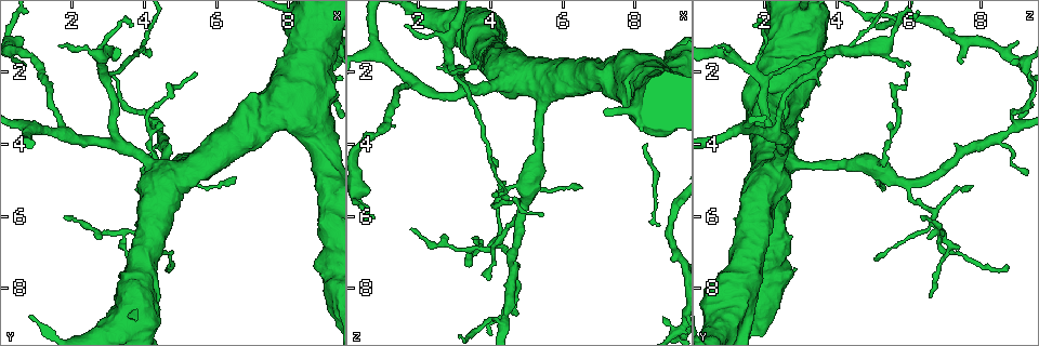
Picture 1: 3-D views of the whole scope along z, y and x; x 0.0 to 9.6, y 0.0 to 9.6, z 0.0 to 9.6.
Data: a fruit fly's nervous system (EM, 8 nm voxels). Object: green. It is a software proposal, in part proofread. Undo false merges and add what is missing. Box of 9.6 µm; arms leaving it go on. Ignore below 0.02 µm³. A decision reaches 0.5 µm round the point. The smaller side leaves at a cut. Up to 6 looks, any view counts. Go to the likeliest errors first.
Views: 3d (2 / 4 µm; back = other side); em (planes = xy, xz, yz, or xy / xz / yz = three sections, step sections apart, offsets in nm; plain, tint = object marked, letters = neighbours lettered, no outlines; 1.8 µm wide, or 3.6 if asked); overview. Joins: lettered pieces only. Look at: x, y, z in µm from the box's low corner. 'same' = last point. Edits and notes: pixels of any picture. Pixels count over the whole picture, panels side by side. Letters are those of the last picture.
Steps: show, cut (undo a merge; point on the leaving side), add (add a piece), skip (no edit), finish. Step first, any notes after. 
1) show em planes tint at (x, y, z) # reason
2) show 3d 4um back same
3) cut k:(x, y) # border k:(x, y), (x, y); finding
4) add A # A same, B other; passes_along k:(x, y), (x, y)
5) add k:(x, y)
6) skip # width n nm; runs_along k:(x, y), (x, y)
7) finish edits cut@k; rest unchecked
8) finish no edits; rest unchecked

show em planes tint at (8.80, 1.80, 8.75)

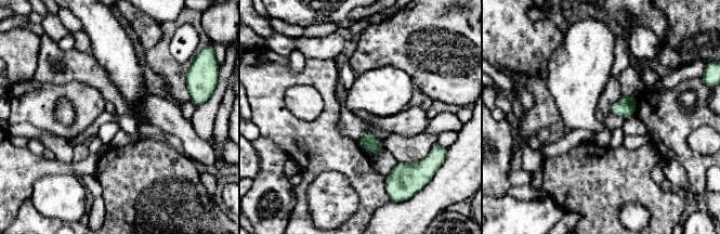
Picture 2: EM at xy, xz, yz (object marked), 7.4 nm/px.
show em planes letters same # what lies round it

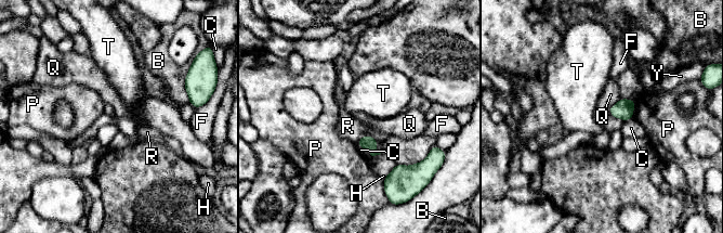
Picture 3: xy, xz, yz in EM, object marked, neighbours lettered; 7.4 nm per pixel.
skip # longest_contact R 170 nm; B other, C other, F other, H other, P other, Q other, R other, T other, Y other; none of them fits

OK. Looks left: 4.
show 3d 4um back at (0.65, 1.85, 6.00)

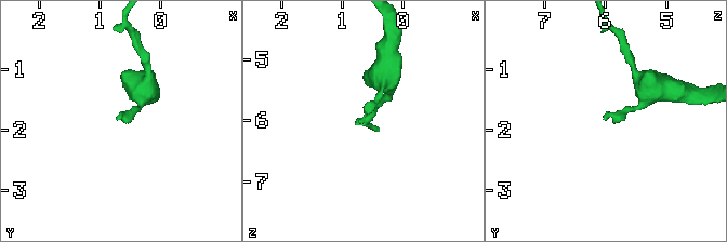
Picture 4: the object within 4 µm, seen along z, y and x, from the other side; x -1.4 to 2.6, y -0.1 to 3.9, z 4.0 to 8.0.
show em xy step 8 tint at (0.70, 1.85, 6.05) # shape alone is not enough

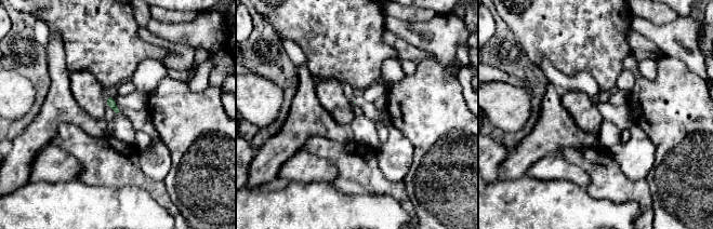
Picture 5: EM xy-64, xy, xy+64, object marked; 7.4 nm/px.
show em planes letters same

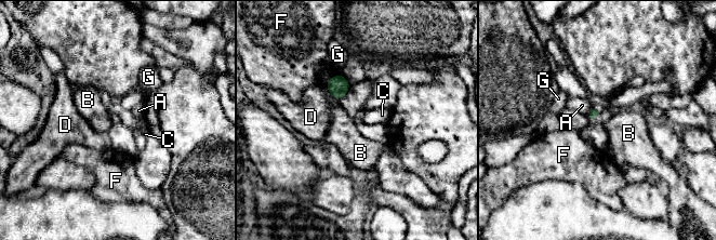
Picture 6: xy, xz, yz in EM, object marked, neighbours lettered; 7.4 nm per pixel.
skip # A other, B other, C other, D other, F other, G other; none of them fits

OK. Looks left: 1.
finish no edits; rest unchecked

